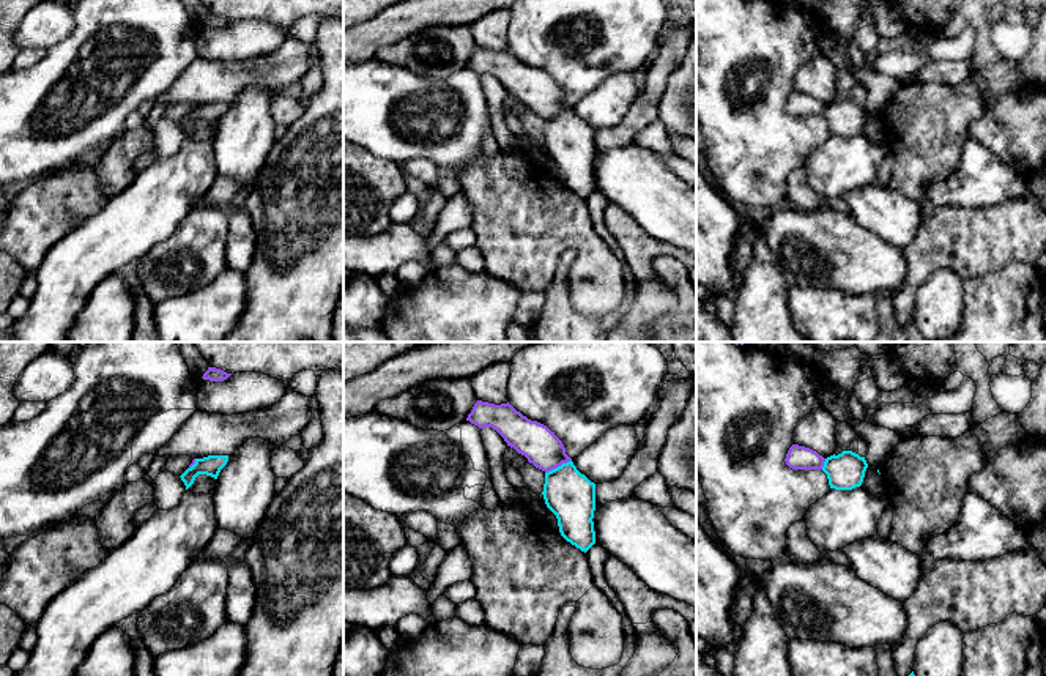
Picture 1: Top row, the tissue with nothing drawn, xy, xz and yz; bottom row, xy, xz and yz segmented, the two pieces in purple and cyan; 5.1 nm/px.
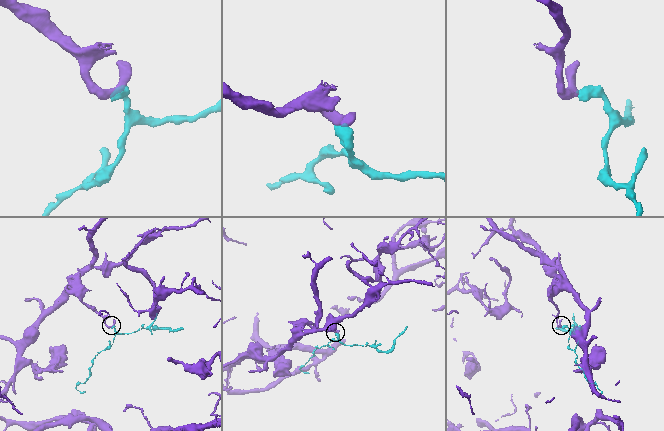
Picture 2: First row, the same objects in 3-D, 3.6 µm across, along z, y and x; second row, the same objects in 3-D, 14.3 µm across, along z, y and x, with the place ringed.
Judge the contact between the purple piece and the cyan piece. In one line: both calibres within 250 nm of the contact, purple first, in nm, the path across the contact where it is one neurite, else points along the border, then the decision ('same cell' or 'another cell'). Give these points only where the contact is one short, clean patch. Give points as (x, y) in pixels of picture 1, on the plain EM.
calibres 190 and 240 nm; border xz (571, 106), (545, 120); another cell

